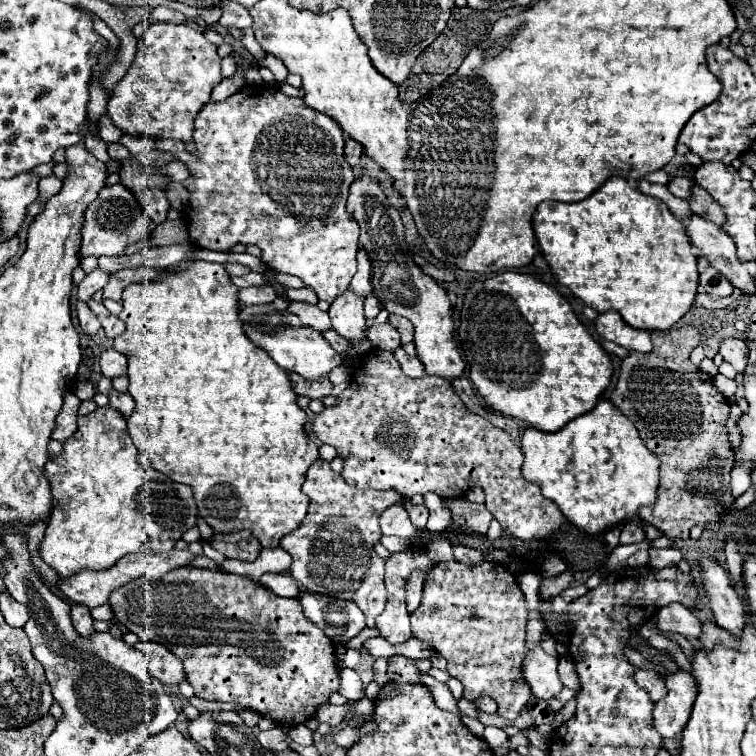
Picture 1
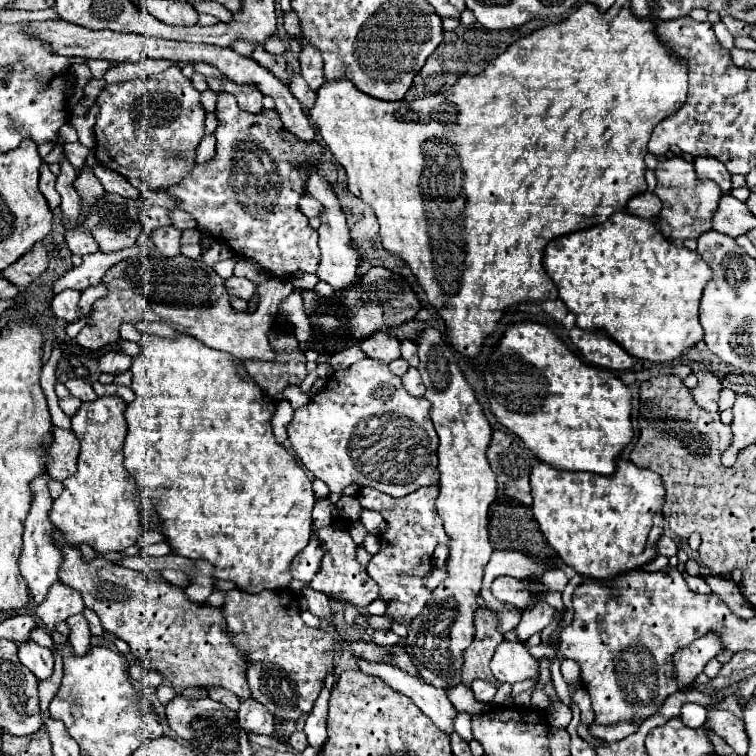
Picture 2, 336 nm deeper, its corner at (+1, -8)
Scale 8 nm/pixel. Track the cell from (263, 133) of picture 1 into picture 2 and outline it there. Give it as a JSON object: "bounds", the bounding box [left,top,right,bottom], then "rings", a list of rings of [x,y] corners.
{"bounds":[164,93,324,279],"rings":[[[222,93],[222,95],[218,97],[216,115],[218,115],[220,125],[218,125],[218,129],[216,129],[216,133],[214,133],[214,135],[216,135],[216,155],[214,155],[214,159],[210,159],[210,161],[206,161],[206,163],[198,163],[198,165],[194,165],[194,169],[192,169],[190,177],[186,177],[186,181],[180,181],[178,185],[172,185],[172,187],[168,187],[168,189],[164,189],[164,191],[166,191],[168,195],[178,197],[176,209],[190,213],[190,215],[196,219],[200,231],[208,231],[216,241],[226,243],[226,245],[234,251],[234,255],[254,259],[262,269],[266,269],[266,271],[272,273],[274,277],[278,277],[278,279],[288,279],[288,277],[292,277],[296,271],[316,273],[316,269],[318,269],[318,265],[320,265],[318,231],[312,229],[312,227],[308,225],[306,215],[300,213],[298,201],[300,201],[300,197],[306,195],[306,181],[308,181],[308,177],[310,177],[310,171],[316,169],[316,161],[322,159],[322,155],[324,155],[324,147],[322,147],[318,141],[302,141],[302,139],[298,141],[296,135],[292,135],[292,133],[286,131],[286,127],[282,125],[280,117],[278,117],[278,113],[276,113],[274,109],[262,109],[262,113],[248,113],[248,111],[242,111],[242,109],[238,107],[234,95],[230,95],[230,93]]]}

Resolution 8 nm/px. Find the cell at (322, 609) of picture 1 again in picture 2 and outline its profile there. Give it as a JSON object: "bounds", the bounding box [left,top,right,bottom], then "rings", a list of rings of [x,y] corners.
{"bounds":[357,659,456,733],"rings":[[[358,659],[357,665],[360,671],[373,676],[378,676],[384,683],[392,685],[394,689],[398,689],[400,693],[408,695],[414,705],[432,717],[432,721],[436,721],[436,725],[446,731],[452,733],[454,731],[454,717],[456,717],[456,709],[454,705],[448,701],[446,691],[438,689],[434,685],[430,685],[428,681],[424,681],[418,675],[410,675],[398,667],[392,667],[389,664],[369,662],[365,659]]]}

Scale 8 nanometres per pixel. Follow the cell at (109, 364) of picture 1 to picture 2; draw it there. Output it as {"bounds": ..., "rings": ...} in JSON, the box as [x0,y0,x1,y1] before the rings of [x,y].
{"bounds":[100,353,132,375],"rings":[[[106,353],[100,357],[100,371],[104,373],[118,375],[128,371],[130,365],[132,365],[132,357],[126,353]]]}

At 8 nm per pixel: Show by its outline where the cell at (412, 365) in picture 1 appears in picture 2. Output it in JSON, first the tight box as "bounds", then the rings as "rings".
{"bounds":[402,367,424,397],"rings":[[[410,367],[410,369],[402,375],[402,383],[404,383],[404,387],[408,389],[410,395],[416,395],[416,397],[422,397],[422,395],[424,395],[424,385],[422,385],[422,379],[420,379],[418,369]]]}

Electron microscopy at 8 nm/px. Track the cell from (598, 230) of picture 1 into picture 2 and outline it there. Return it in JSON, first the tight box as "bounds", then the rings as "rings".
{"bounds":[544,209,712,361],"rings":[[[626,209],[612,215],[612,221],[574,231],[552,239],[544,249],[544,269],[558,287],[558,295],[576,315],[580,329],[602,329],[620,343],[632,357],[646,361],[672,361],[702,339],[698,307],[704,285],[712,277],[710,267],[698,251],[690,251],[662,237],[654,223],[636,217]]]}

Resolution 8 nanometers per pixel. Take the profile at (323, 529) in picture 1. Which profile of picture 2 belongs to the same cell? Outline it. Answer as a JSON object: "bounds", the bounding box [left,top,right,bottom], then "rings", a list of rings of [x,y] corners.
{"bounds":[312,519,378,609],"rings":[[[338,519],[326,527],[320,527],[318,529],[318,539],[322,541],[322,549],[324,549],[324,557],[322,557],[322,565],[320,565],[320,571],[316,573],[314,581],[312,581],[312,587],[324,591],[328,597],[336,597],[340,601],[346,601],[346,605],[352,605],[352,607],[358,607],[358,609],[364,609],[368,607],[376,597],[378,597],[378,585],[376,581],[366,573],[366,567],[362,567],[358,561],[356,561],[356,543],[350,535],[346,521]]]}

